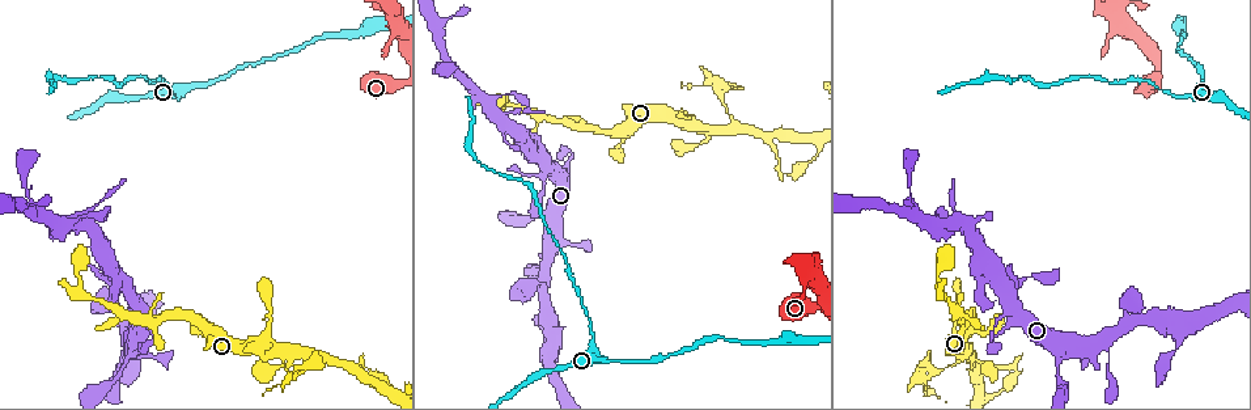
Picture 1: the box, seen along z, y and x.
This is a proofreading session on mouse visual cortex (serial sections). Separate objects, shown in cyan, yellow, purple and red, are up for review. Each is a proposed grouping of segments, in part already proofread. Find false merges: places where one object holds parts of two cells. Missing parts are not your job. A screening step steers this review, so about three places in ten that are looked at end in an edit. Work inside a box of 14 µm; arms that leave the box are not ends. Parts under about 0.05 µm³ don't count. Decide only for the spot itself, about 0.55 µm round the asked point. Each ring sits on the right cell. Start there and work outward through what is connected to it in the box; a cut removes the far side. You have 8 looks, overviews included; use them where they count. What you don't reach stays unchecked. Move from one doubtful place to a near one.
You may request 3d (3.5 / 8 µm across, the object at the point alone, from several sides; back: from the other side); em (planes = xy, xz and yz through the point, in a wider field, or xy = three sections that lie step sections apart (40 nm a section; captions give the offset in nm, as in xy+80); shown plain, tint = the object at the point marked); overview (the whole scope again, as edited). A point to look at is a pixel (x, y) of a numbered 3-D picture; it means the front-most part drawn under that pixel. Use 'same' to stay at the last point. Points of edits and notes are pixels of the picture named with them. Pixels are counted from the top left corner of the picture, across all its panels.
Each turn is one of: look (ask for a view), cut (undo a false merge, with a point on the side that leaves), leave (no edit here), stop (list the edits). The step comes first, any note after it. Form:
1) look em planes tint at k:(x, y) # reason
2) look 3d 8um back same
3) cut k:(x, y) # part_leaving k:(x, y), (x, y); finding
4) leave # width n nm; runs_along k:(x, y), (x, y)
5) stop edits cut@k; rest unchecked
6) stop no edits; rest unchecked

look 3d 3.5um at 1:(591, 333) # thick turns thin

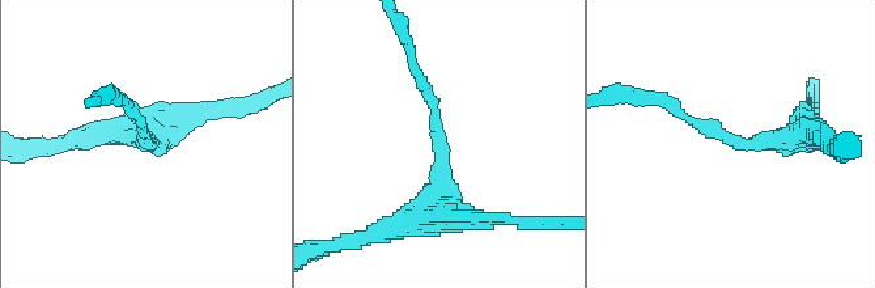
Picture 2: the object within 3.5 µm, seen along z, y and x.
look em xy step 2 plain at 2:(439, 138) # arm_widths 150, 300 nm; shape alone is not enough

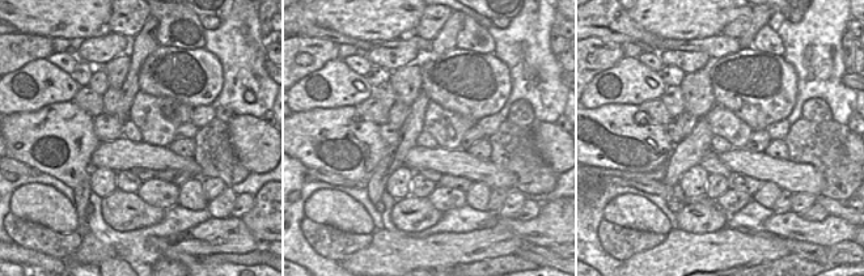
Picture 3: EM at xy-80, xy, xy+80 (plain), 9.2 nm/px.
look em xy step 2 tint same

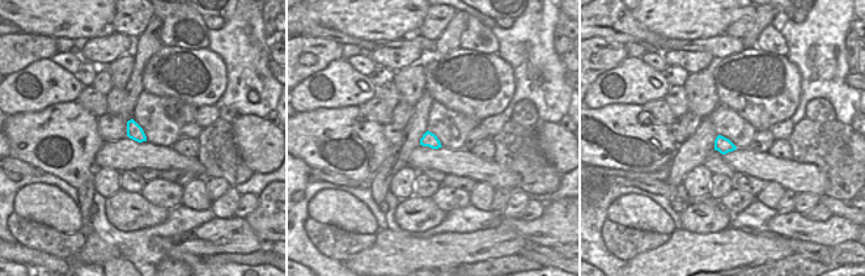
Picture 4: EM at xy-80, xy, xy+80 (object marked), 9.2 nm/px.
leave # runs_along 2:(811, 128), (730, 142), (663, 101); all the same cell

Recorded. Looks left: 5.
look 3d 8um at 1:(24, 188) # thin neck

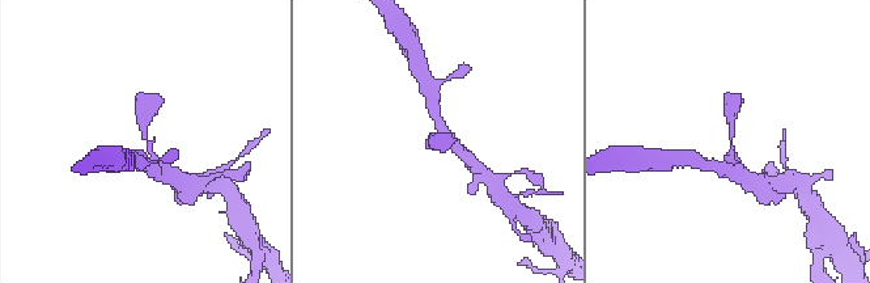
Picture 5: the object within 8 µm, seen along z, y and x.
look 3d 3.5um at 5:(148, 141)

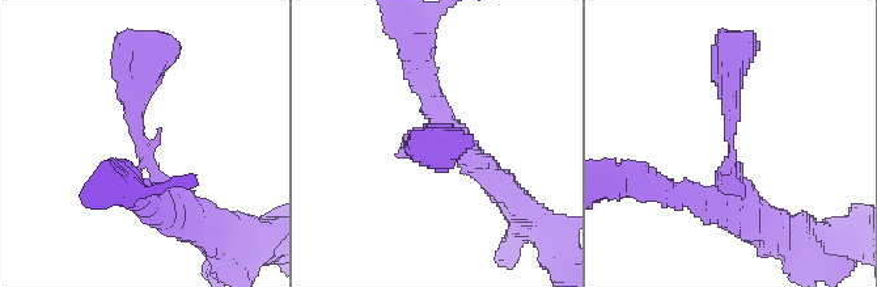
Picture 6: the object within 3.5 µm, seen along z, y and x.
look em xy step 2 tint at 6:(732, 141) # need the tissue

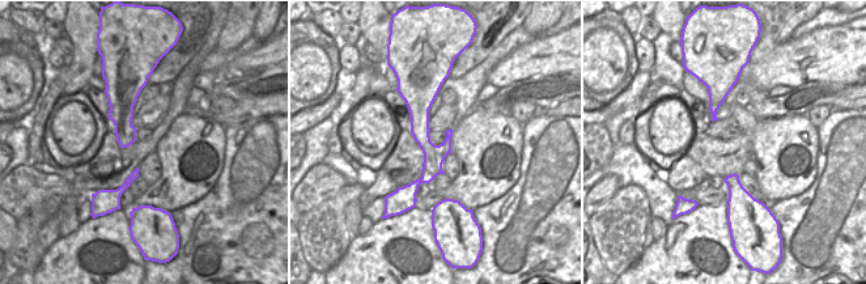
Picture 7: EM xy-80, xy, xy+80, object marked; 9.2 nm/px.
leave # runs_along 7:(428, 90), (429, 172), (412, 198); all the same cell

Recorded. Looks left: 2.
look 3d 8um at 1:(969, 324) # a fork

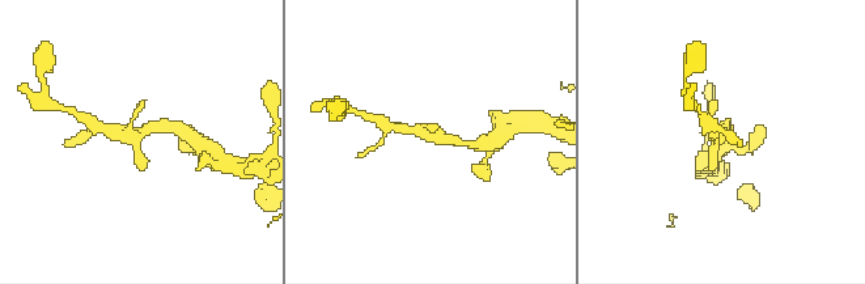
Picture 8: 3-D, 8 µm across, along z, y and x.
look em planes tint at 8:(719, 139) # shape alone is not enough

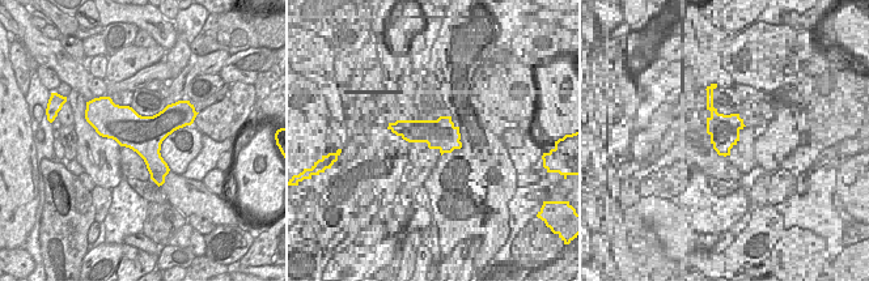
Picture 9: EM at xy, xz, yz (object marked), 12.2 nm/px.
leave # runs_along 8:(462, 143), (423, 131), (393, 127); one cell here

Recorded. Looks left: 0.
stop no edits; rest unchecked

